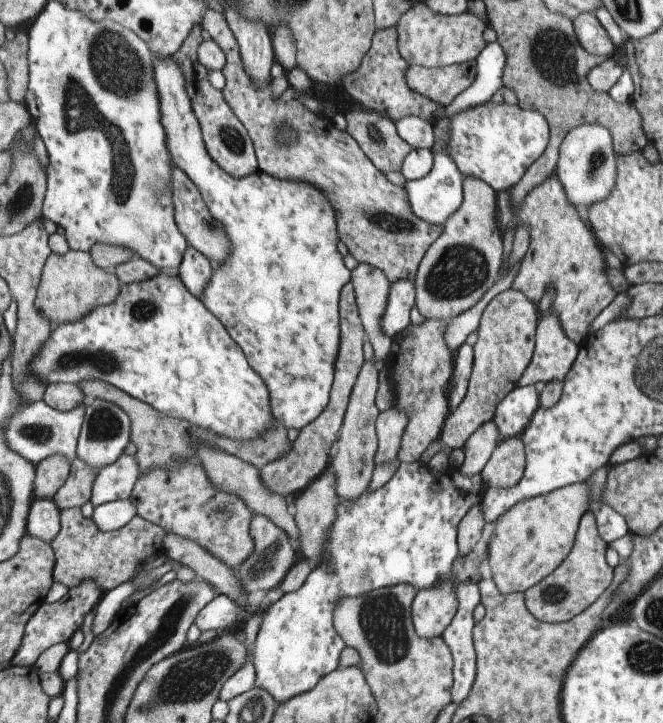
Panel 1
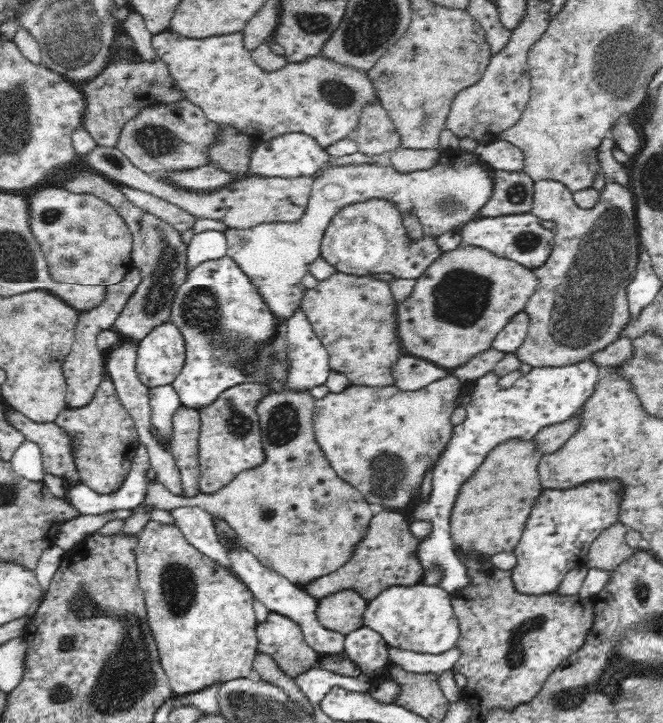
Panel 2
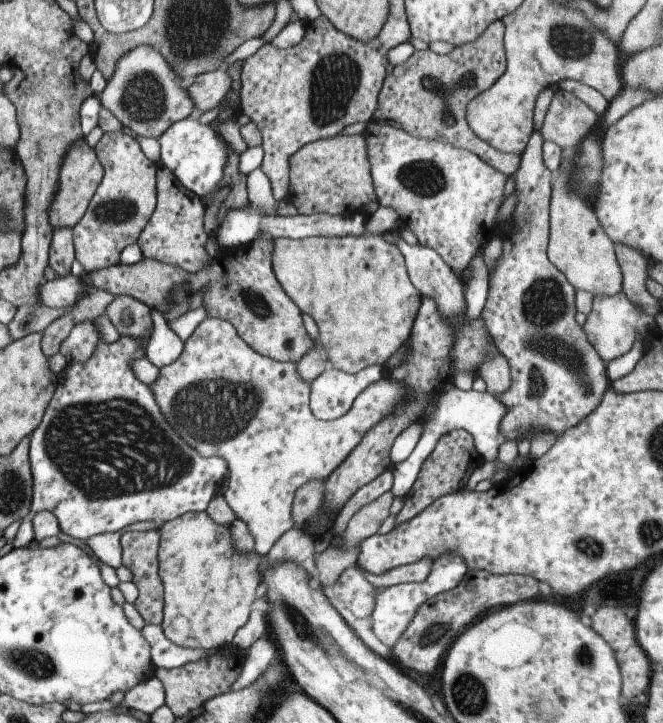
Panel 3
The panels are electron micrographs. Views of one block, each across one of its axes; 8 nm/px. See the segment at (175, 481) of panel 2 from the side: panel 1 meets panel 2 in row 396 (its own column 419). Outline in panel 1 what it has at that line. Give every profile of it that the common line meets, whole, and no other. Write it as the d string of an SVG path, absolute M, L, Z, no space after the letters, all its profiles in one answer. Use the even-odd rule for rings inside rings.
M407 116L395 122L397 134L401 140L405 140L413 150L431 150L435 144L433 136L433 124L425 122L415 116Z

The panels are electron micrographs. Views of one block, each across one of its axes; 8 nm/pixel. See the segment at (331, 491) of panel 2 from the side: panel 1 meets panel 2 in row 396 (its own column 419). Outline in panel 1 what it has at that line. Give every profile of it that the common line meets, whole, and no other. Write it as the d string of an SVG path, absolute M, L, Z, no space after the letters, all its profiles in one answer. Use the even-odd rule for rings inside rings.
M477 176L463 180L461 206L445 220L443 232L425 250L415 278L415 308L425 320L451 320L479 304L483 294L499 280L503 238L495 226L495 190Z

